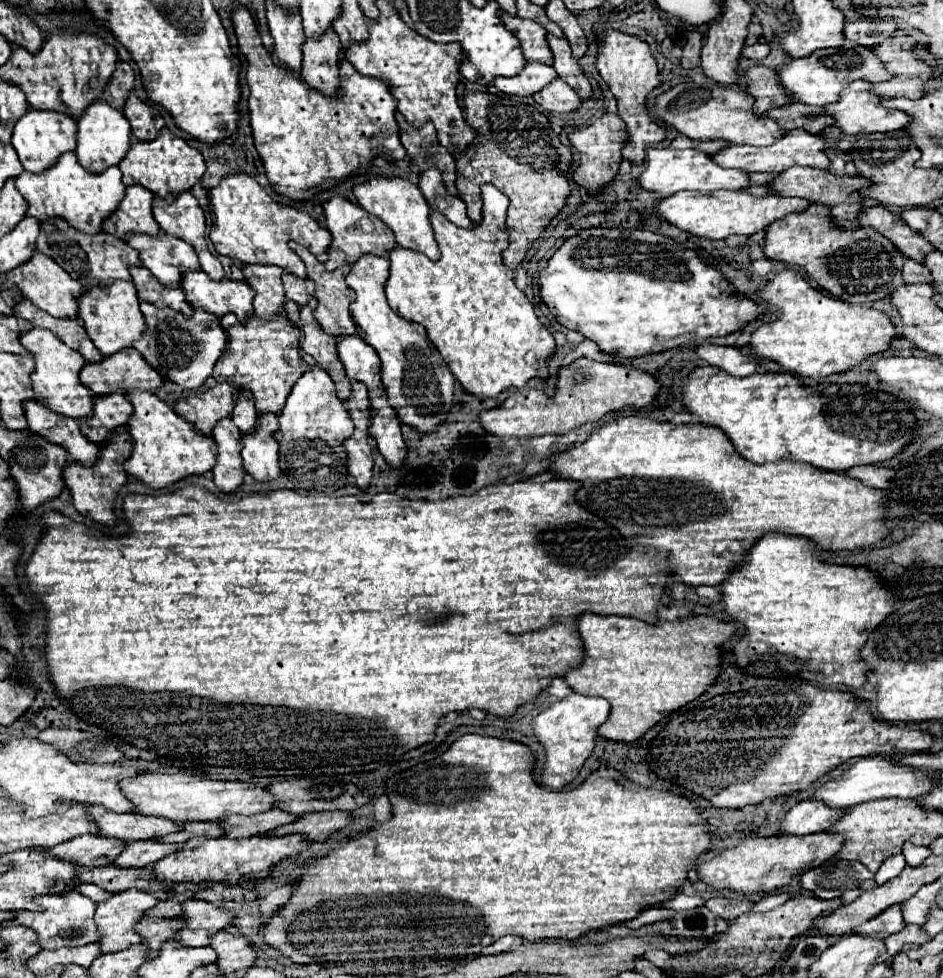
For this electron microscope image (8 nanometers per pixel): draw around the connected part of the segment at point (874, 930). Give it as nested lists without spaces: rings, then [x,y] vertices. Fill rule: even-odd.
[[[892,905],[884,913],[880,913],[876,919],[870,919],[868,923],[864,923],[858,933],[880,935],[884,939],[892,933],[902,931],[904,927],[906,927],[906,923],[904,923],[904,917],[902,917],[902,905]]]

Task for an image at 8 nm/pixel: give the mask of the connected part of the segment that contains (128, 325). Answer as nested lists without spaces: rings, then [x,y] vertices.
[[[114,281],[110,287],[94,285],[78,299],[78,317],[84,321],[86,333],[102,355],[112,355],[130,347],[144,331],[144,317],[140,315],[140,301],[136,287],[130,281]]]

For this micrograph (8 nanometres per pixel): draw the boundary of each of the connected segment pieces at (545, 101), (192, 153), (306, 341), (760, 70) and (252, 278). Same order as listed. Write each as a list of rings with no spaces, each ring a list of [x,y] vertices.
[[[556,77],[542,91],[532,95],[538,105],[542,105],[550,113],[566,113],[580,105],[580,97],[560,79]]]
[[[162,129],[158,133],[156,139],[152,141],[138,141],[132,139],[128,153],[124,155],[124,159],[120,161],[120,171],[122,171],[122,181],[124,185],[128,183],[140,183],[146,189],[150,189],[152,193],[170,199],[174,195],[178,195],[180,191],[192,189],[194,183],[204,175],[206,165],[204,159],[200,155],[198,149],[190,147],[184,139],[176,137],[174,133],[170,133],[168,129]]]
[[[312,297],[304,307],[300,307],[300,331],[302,331],[302,337],[300,337],[300,345],[302,349],[312,355],[316,359],[316,363],[320,367],[324,367],[332,381],[336,383],[336,393],[340,399],[348,399],[350,395],[350,379],[336,355],[336,337],[334,335],[328,335],[322,331],[320,323],[314,319],[312,311],[316,307],[316,299]]]
[[[752,67],[746,71],[746,93],[754,97],[754,115],[762,115],[774,107],[788,105],[792,99],[780,91],[780,83],[776,83],[774,69],[768,67]]]
[[[242,265],[246,283],[256,291],[254,313],[258,317],[270,319],[274,313],[284,311],[284,289],[282,289],[282,269],[276,265]]]

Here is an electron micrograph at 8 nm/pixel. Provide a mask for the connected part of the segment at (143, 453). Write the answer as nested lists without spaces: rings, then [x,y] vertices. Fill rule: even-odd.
[[[132,391],[126,393],[126,397],[134,407],[134,413],[128,421],[128,433],[132,435],[132,455],[124,463],[126,473],[136,475],[152,489],[162,489],[186,475],[200,475],[214,467],[216,443],[210,435],[202,435],[190,421],[178,415],[152,391]]]

